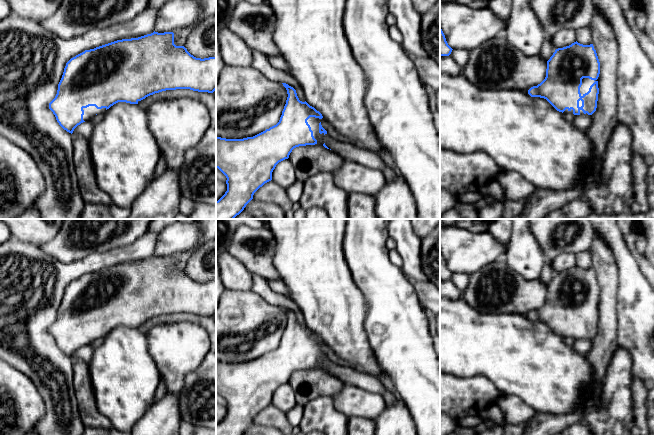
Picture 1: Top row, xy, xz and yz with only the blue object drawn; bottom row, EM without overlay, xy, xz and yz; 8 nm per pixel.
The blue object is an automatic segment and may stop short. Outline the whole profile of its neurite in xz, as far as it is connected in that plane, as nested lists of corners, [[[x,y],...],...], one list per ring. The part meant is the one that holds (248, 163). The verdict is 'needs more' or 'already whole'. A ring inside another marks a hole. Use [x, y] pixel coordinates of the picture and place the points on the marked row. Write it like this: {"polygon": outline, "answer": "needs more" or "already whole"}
{"polygon": [[[282,83],[287,90],[287,100],[282,111],[279,122],[265,131],[243,139],[226,139],[216,137],[216,168],[227,178],[227,191],[216,201],[216,219],[234,219],[239,215],[246,205],[253,199],[254,193],[265,183],[272,180],[272,172],[276,165],[289,158],[292,150],[299,146],[321,145],[329,149],[324,143],[324,135],[327,131],[321,125],[322,114],[306,101],[299,100],[296,90],[286,83]]], "answer": "needs more"}

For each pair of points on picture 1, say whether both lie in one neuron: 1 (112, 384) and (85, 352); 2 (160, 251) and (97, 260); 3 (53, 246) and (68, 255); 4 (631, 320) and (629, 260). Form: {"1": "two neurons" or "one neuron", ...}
{"1": "two neurons", "2": "two neurons", "3": "one neuron", "4": "one neuron"}

